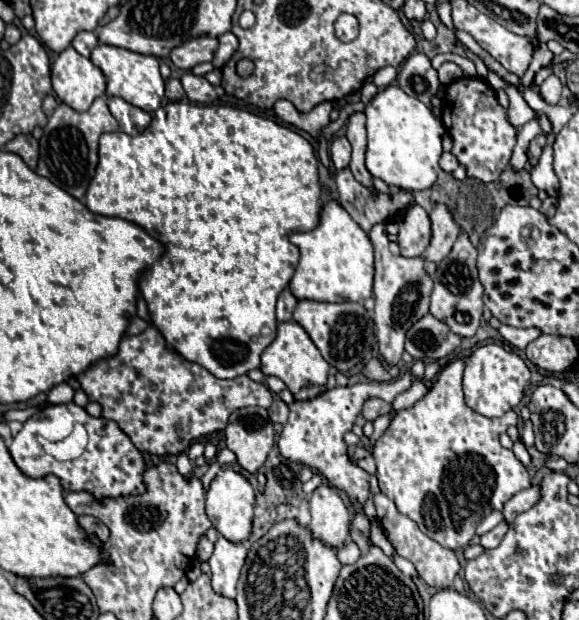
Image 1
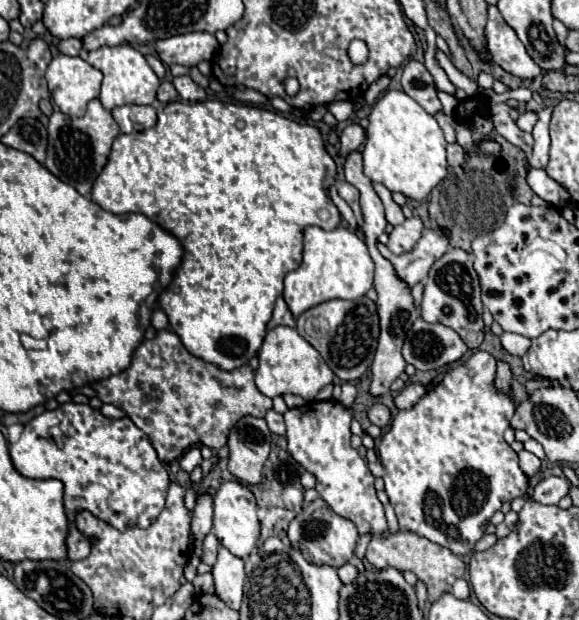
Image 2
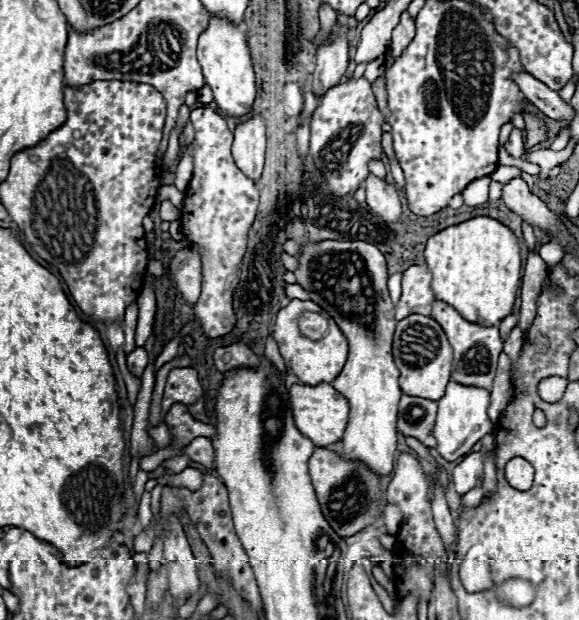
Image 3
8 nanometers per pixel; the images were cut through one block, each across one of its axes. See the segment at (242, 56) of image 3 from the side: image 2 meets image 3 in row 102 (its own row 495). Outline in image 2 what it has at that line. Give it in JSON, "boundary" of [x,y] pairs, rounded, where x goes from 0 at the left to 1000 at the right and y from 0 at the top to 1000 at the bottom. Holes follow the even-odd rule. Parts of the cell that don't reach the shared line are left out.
{"boundary":[[[394,774],[377,787],[373,803],[370,803],[370,852],[366,852],[366,858],[380,871],[380,877],[390,881],[411,900],[425,900],[449,868],[449,842],[442,835],[442,823],[446,823],[446,816],[442,816],[439,797],[432,794],[428,784],[415,781],[411,774]]]}

